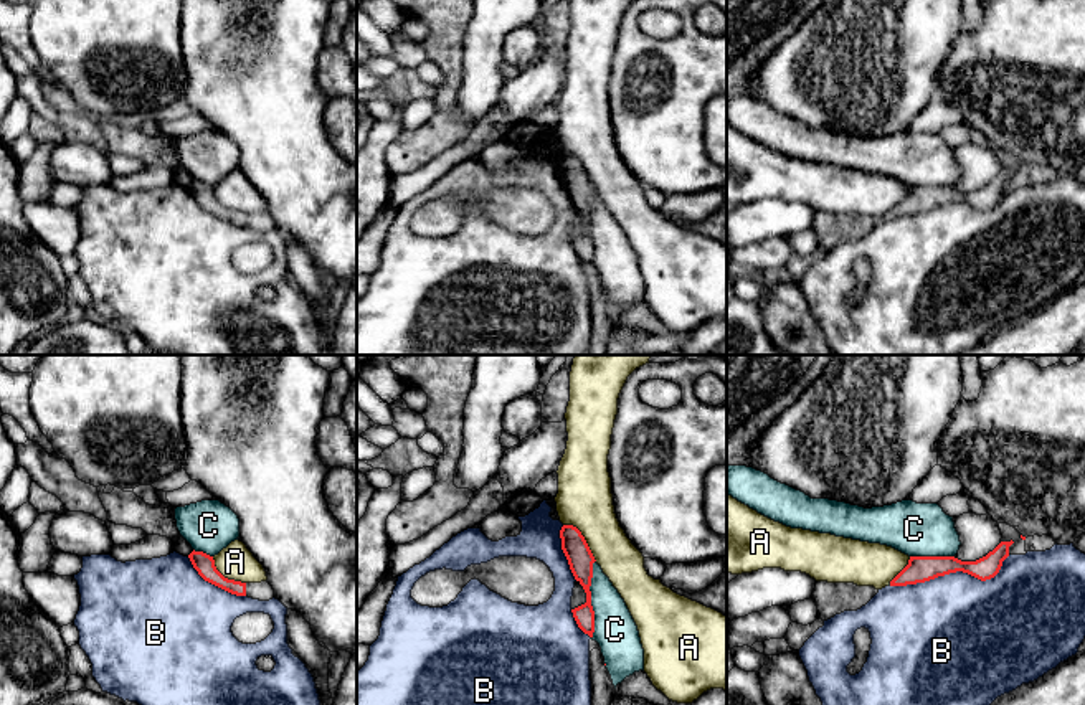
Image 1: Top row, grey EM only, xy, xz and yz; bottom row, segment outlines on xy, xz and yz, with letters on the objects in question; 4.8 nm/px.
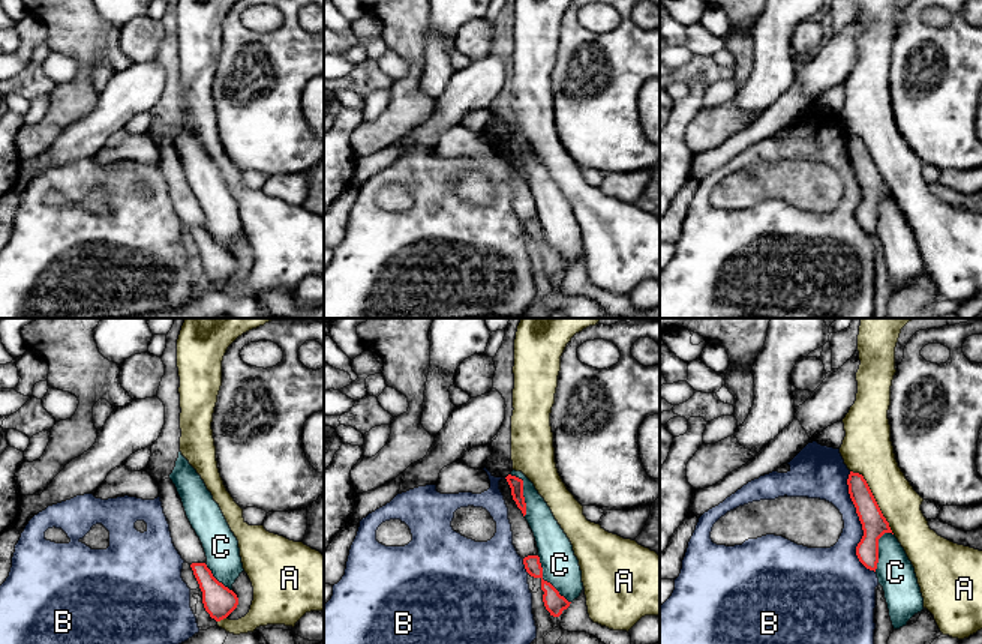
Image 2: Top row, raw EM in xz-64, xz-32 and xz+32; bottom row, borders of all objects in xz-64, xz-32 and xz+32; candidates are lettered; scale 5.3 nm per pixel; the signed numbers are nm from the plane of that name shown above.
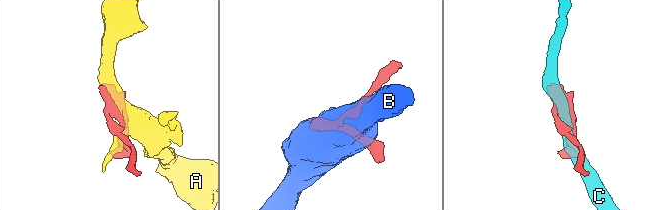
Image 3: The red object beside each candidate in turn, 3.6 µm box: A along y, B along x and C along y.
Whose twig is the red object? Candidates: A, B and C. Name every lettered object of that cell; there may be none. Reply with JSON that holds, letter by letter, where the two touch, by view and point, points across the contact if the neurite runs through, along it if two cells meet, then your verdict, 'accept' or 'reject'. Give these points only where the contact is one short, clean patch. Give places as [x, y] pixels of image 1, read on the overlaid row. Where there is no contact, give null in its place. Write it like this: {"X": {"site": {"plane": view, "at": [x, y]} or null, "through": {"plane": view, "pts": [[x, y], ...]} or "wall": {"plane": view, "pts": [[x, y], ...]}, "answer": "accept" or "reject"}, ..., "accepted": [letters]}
{"A": {"site": {"plane": "xz", "at": [583, 539]}, "answer": "reject"}, "B": {"site": {"plane": "yz", "at": [952, 572]}, "answer": "reject"}, "C": {"site": {"plane": "xz", "at": [590, 600]}, "answer": "reject"}, "accepted": []}

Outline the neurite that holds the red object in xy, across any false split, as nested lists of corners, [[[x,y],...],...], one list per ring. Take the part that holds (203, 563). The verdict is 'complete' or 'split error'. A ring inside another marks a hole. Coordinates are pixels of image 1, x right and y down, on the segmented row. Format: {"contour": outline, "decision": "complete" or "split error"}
{"contour": [[[193,550],[188,555],[188,558],[190,558],[193,568],[198,571],[198,575],[205,581],[208,581],[231,594],[248,596],[248,598],[259,599],[259,601],[269,601],[274,598],[274,589],[268,583],[268,580],[261,581],[261,583],[241,583],[241,581],[228,580],[216,570],[213,556],[206,555],[203,551]]], "decision": "split error"}

